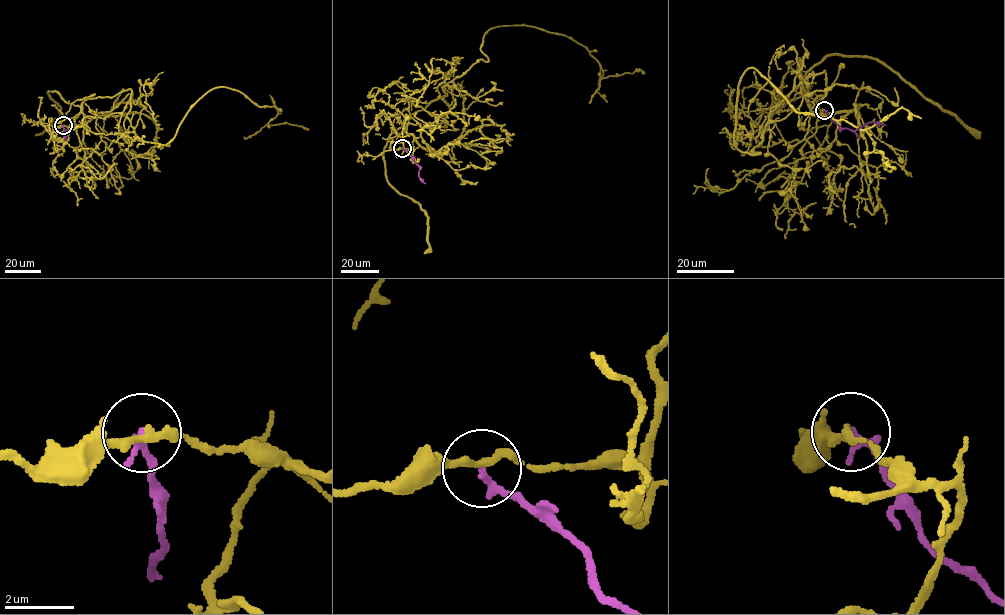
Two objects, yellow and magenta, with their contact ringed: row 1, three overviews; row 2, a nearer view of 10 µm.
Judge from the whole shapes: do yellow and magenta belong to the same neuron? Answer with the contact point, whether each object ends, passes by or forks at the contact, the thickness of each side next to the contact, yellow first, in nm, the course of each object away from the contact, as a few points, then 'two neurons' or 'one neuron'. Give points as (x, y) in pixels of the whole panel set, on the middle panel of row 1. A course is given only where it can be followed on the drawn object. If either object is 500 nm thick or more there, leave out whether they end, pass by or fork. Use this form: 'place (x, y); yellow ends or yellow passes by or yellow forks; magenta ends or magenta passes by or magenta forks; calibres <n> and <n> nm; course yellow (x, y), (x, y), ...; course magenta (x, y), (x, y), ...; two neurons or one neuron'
place (402, 148); yellow passes by; magenta ends; calibres 190 and 240 nm; course yellow (402, 148), (414, 136), (405, 119), (488, 61), (480, 48), (493, 28), (571, 37), (600, 79), (645, 73); course magenta (402, 148), (419, 166), (419, 178), (425, 183); two neurons

